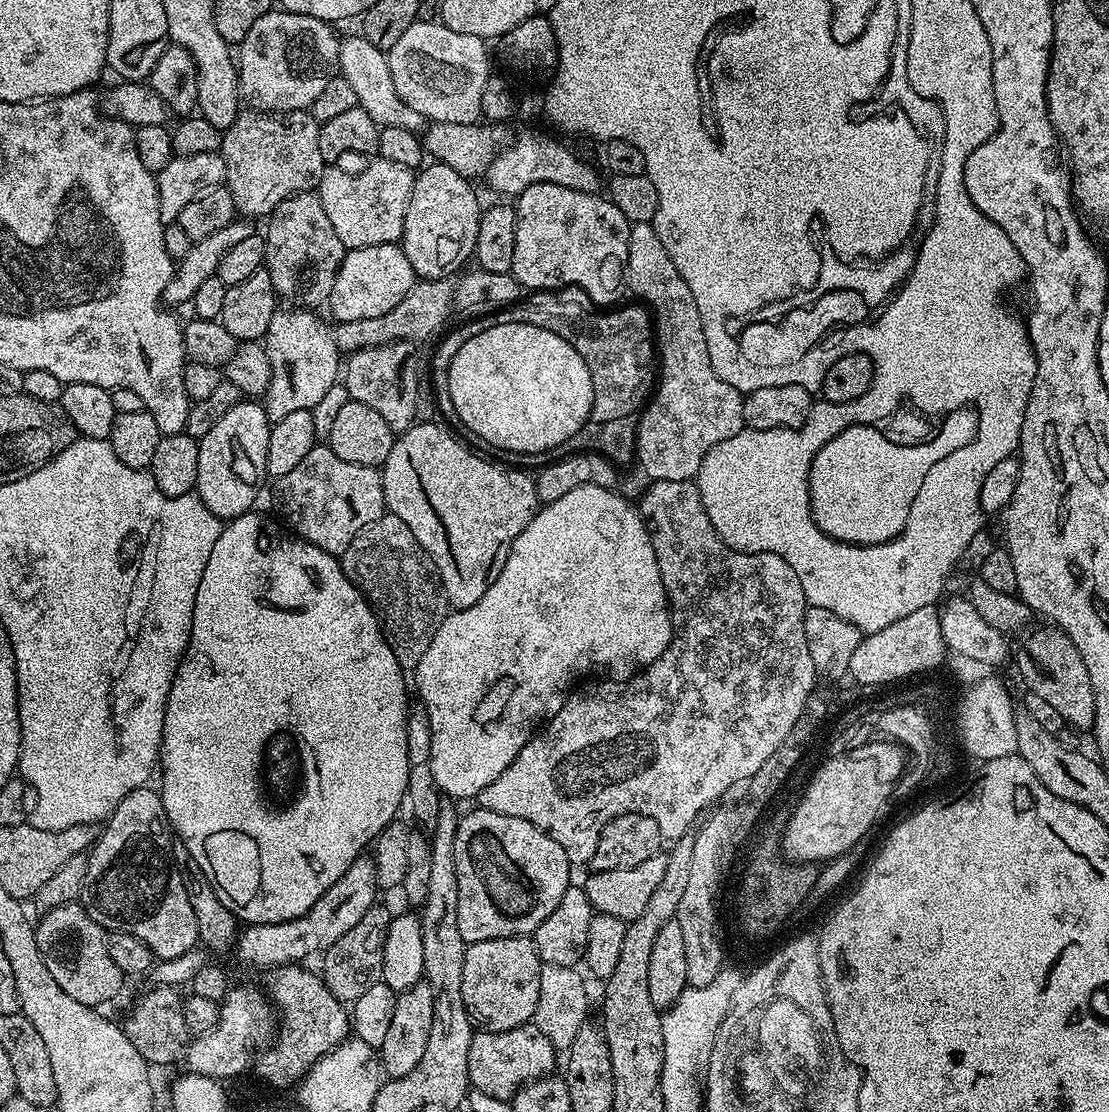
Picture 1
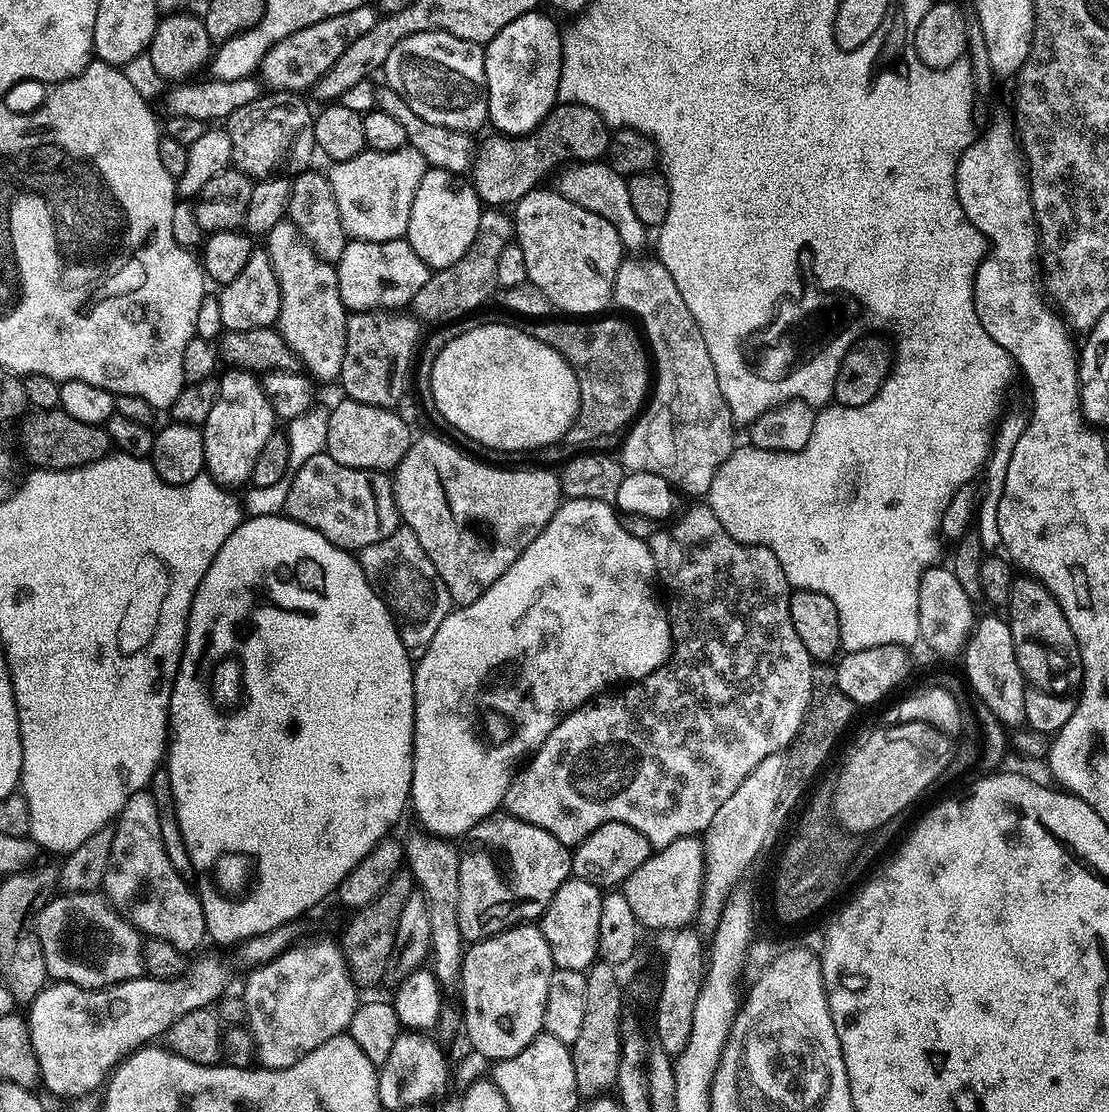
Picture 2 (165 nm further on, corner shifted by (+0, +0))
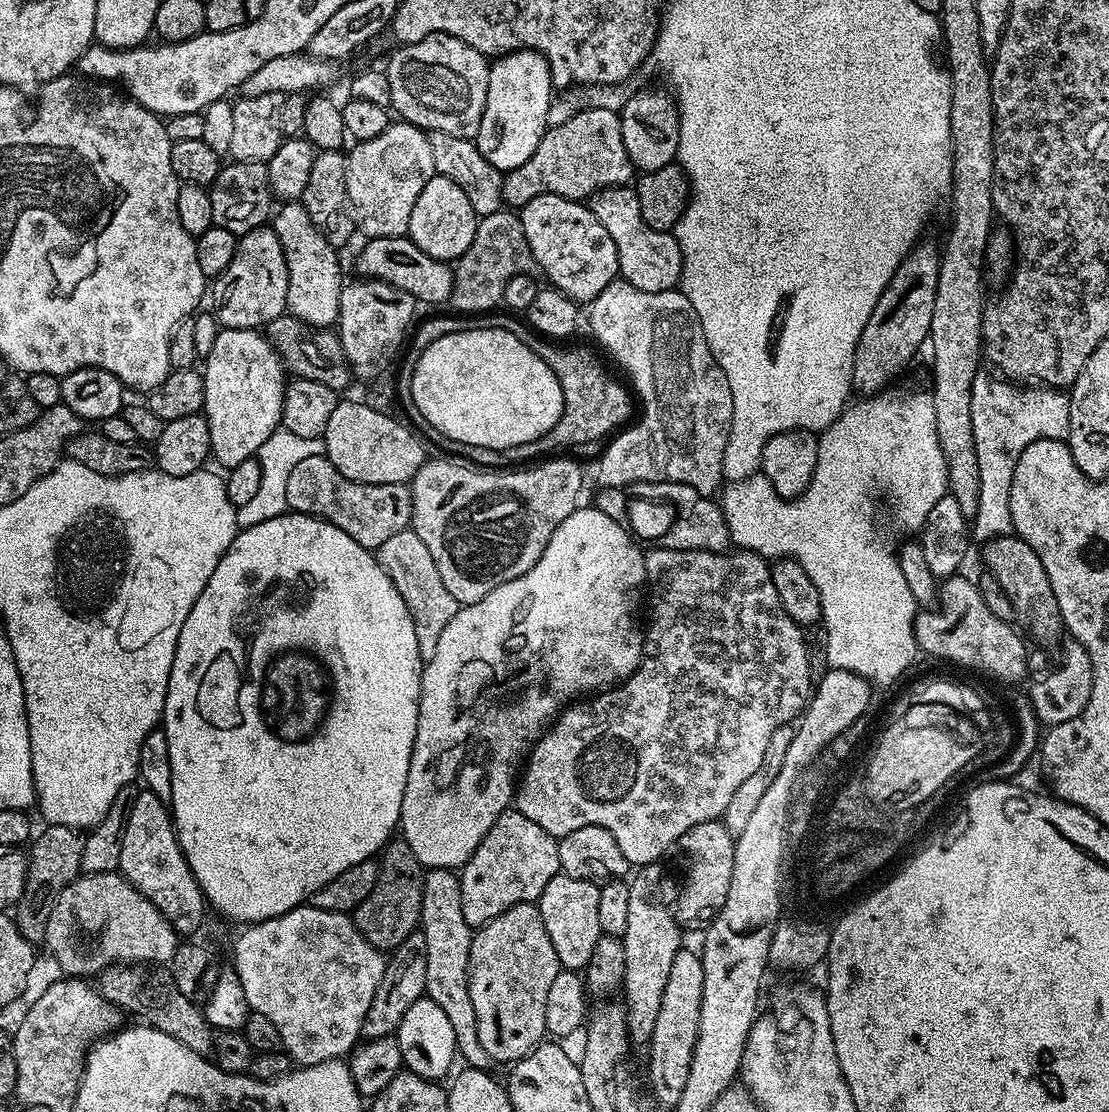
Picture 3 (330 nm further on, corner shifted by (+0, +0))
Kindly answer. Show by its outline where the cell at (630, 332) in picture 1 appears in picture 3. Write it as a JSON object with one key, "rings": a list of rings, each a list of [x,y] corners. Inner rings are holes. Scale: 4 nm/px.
{"rings":[[[504,310],[451,315],[432,316],[429,320],[424,320],[421,324],[419,321],[415,325],[414,331],[403,349],[402,359],[399,361],[401,364],[400,368],[398,367],[397,393],[407,394],[410,390],[414,366],[418,362],[418,358],[422,358],[422,350],[426,350],[426,346],[430,346],[430,342],[438,342],[438,338],[442,338],[446,334],[454,334],[458,330],[497,328],[498,330],[507,330],[509,334],[514,334],[514,338],[526,342],[526,346],[530,346],[530,350],[534,350],[534,354],[538,354],[538,358],[542,358],[542,362],[546,362],[546,366],[550,366],[550,370],[554,370],[554,374],[562,386],[564,409],[562,410],[562,418],[556,423],[554,430],[550,430],[542,438],[538,438],[534,442],[526,442],[522,446],[510,446],[502,450],[490,450],[488,452],[480,452],[480,446],[470,446],[466,442],[454,442],[454,438],[441,436],[437,428],[421,427],[422,430],[419,429],[418,432],[420,439],[429,445],[437,444],[441,453],[451,454],[462,460],[469,460],[470,463],[483,468],[508,470],[513,466],[524,466],[529,462],[539,461],[541,458],[555,453],[552,452],[555,448],[572,448],[575,444],[576,448],[586,445],[588,442],[604,440],[611,437],[617,430],[623,429],[633,419],[633,393],[630,391],[629,385],[609,367],[605,357],[599,351],[596,353],[591,352],[588,348],[567,348],[569,346],[567,343],[553,342],[541,336],[535,328],[529,326],[523,319],[520,319],[521,321],[515,320],[512,317],[515,315]],[[403,356],[404,361],[402,361]],[[603,359],[606,365],[604,365]]]}

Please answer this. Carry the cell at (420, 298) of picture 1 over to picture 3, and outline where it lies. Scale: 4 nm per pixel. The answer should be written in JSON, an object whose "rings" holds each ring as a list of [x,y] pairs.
{"rings":[[[501,210],[479,217],[474,242],[470,242],[452,269],[451,307],[456,307],[453,309],[460,314],[491,312],[503,301],[506,282],[510,282],[512,276],[531,273],[533,268],[532,251],[515,211]]]}

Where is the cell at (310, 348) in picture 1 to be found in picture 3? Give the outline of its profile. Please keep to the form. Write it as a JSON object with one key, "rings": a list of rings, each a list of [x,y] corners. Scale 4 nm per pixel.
{"rings":[[[299,202],[281,203],[270,217],[270,226],[274,234],[278,234],[278,242],[282,242],[282,254],[286,254],[287,311],[313,330],[331,329],[340,317],[338,302],[346,283],[346,276],[340,273],[340,260],[336,257],[337,245],[330,243],[322,230],[314,226],[314,218],[310,218]]]}

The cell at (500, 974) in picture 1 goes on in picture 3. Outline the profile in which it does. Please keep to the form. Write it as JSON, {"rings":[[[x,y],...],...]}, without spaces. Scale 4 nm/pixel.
{"rings":[[[535,903],[510,906],[510,910],[498,914],[498,918],[483,928],[475,929],[470,946],[468,985],[470,1002],[474,1002],[474,1018],[478,1018],[478,1042],[482,1042],[482,1050],[486,1050],[489,1061],[518,1061],[530,1055],[545,1039],[546,993],[561,970],[558,954],[554,954],[550,934],[546,934],[546,926],[542,926],[542,914]]]}

